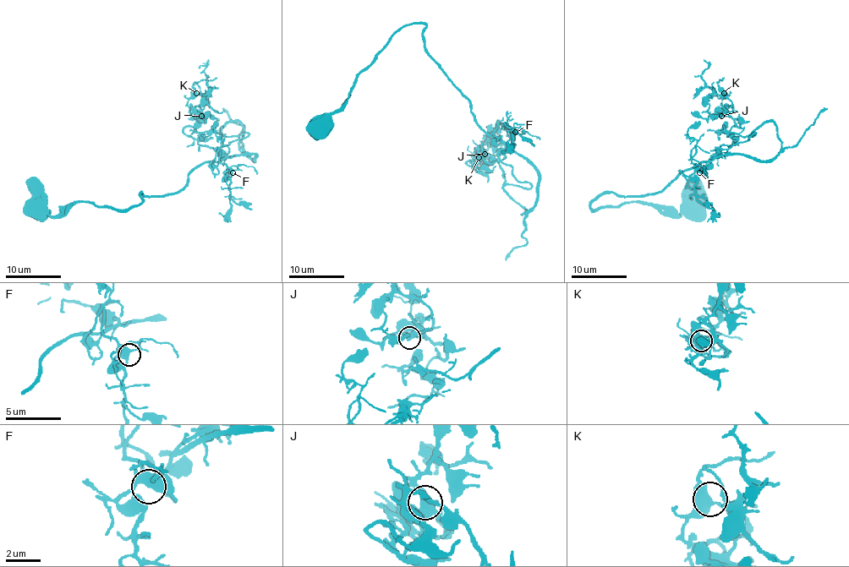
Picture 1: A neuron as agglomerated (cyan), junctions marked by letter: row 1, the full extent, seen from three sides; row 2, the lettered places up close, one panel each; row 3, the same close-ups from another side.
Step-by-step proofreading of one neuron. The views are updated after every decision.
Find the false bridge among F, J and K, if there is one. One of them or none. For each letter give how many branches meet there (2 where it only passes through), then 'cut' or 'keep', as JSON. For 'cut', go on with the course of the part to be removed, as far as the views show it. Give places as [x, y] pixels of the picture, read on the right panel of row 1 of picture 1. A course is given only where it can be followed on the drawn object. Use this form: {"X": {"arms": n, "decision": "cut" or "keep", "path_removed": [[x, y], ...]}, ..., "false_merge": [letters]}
{"F": {"arms": 3, "decision": "keep"}, "J": {"arms": 3, "decision": "keep"}, "K": {"arms": 3, "decision": "keep"}, "false_merge": []}

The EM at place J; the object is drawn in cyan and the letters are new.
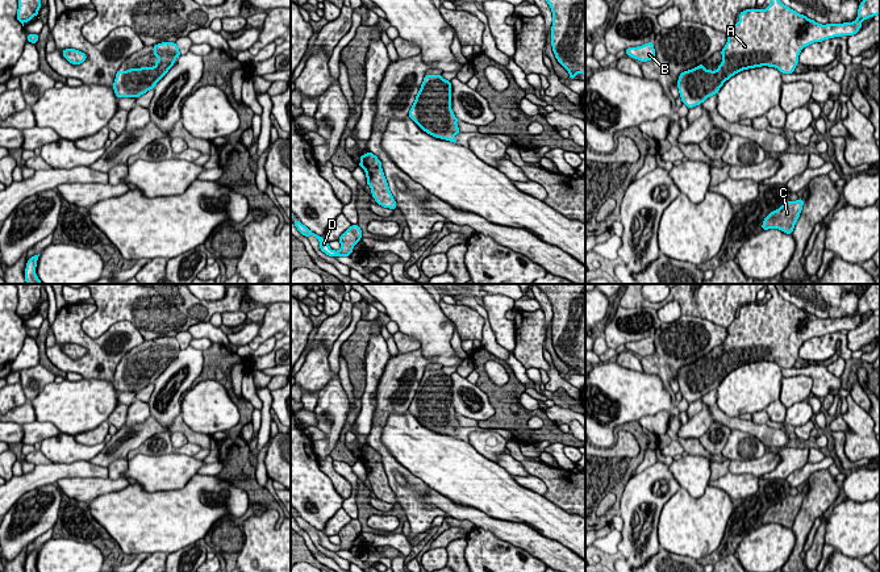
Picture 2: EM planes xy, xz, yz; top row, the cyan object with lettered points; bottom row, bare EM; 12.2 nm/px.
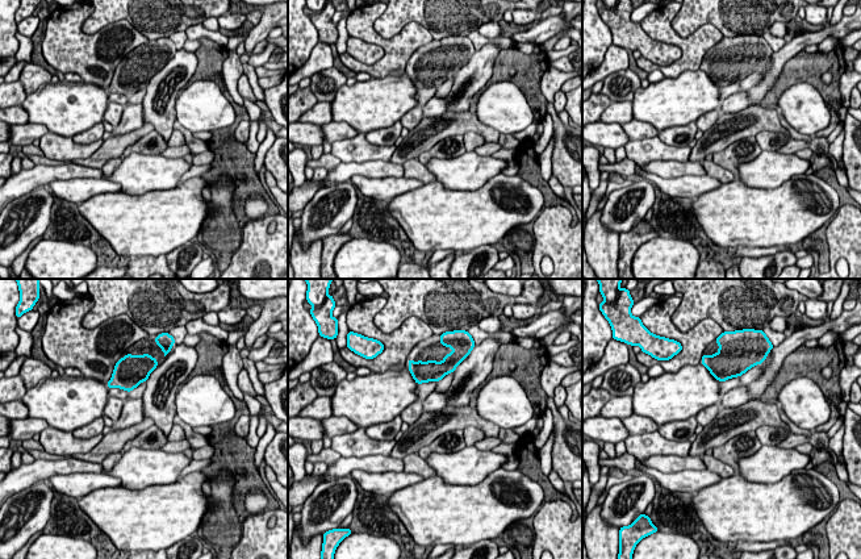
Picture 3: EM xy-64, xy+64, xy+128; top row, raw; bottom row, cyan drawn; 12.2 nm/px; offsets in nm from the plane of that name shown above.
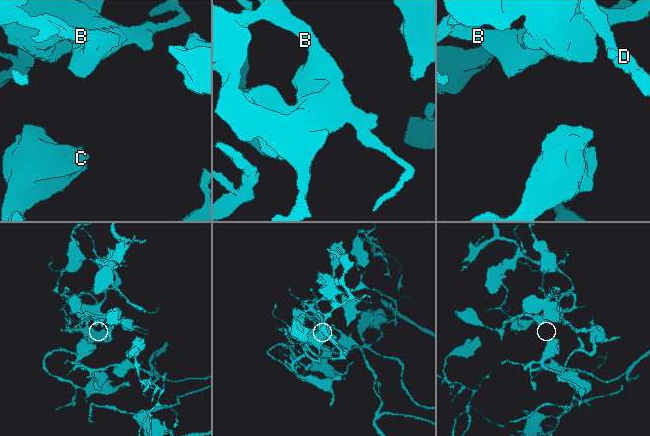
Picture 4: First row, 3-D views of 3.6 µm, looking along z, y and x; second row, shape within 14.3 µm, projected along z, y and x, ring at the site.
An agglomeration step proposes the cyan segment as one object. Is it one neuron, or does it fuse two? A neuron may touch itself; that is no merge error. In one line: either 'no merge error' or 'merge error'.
no merge error

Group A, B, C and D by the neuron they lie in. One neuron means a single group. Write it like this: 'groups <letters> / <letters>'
groups A B C D

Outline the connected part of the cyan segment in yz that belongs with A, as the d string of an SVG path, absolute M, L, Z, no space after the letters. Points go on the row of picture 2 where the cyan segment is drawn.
M771 0L763 11L746 9L739 13L739 22L727 33L727 42L721 50L722 63L716 71L698 64L680 74L677 88L681 101L688 109L700 105L743 70L768 66L781 74L792 74L805 46L834 37L854 36L859 33L864 20L877 14L880 0L863 0L854 22L835 25L818 24L780 0Z

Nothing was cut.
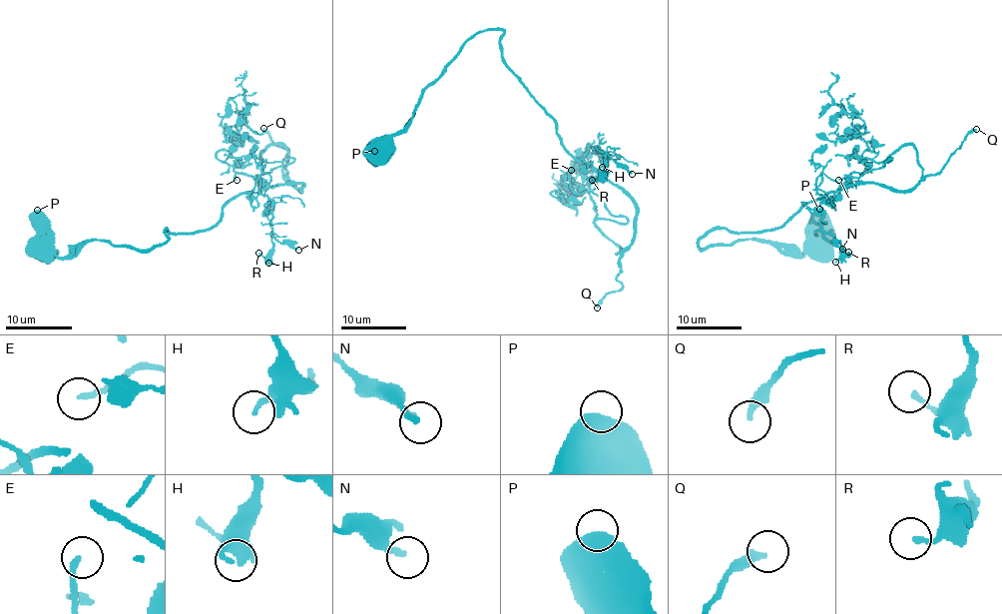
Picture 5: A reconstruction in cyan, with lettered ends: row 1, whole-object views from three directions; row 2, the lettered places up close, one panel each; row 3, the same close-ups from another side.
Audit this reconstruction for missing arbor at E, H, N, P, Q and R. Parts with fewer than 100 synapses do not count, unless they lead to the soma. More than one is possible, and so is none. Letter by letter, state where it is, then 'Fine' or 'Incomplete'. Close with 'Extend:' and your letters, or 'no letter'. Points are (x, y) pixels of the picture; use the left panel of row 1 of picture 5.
E: Place: (237, 180). Fine
H: Place: (268, 263). Fine
N: Place: (298, 250). Fine
P: Place: (37, 210). Fine
Q: Place: (263, 128). Incomplete
R: Place: (258, 253). Fine
Extend: Q

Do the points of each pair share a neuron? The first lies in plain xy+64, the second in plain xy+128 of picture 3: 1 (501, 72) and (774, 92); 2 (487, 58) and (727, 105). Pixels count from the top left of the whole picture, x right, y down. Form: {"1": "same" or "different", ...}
{"1": "same", "2": "different"}

